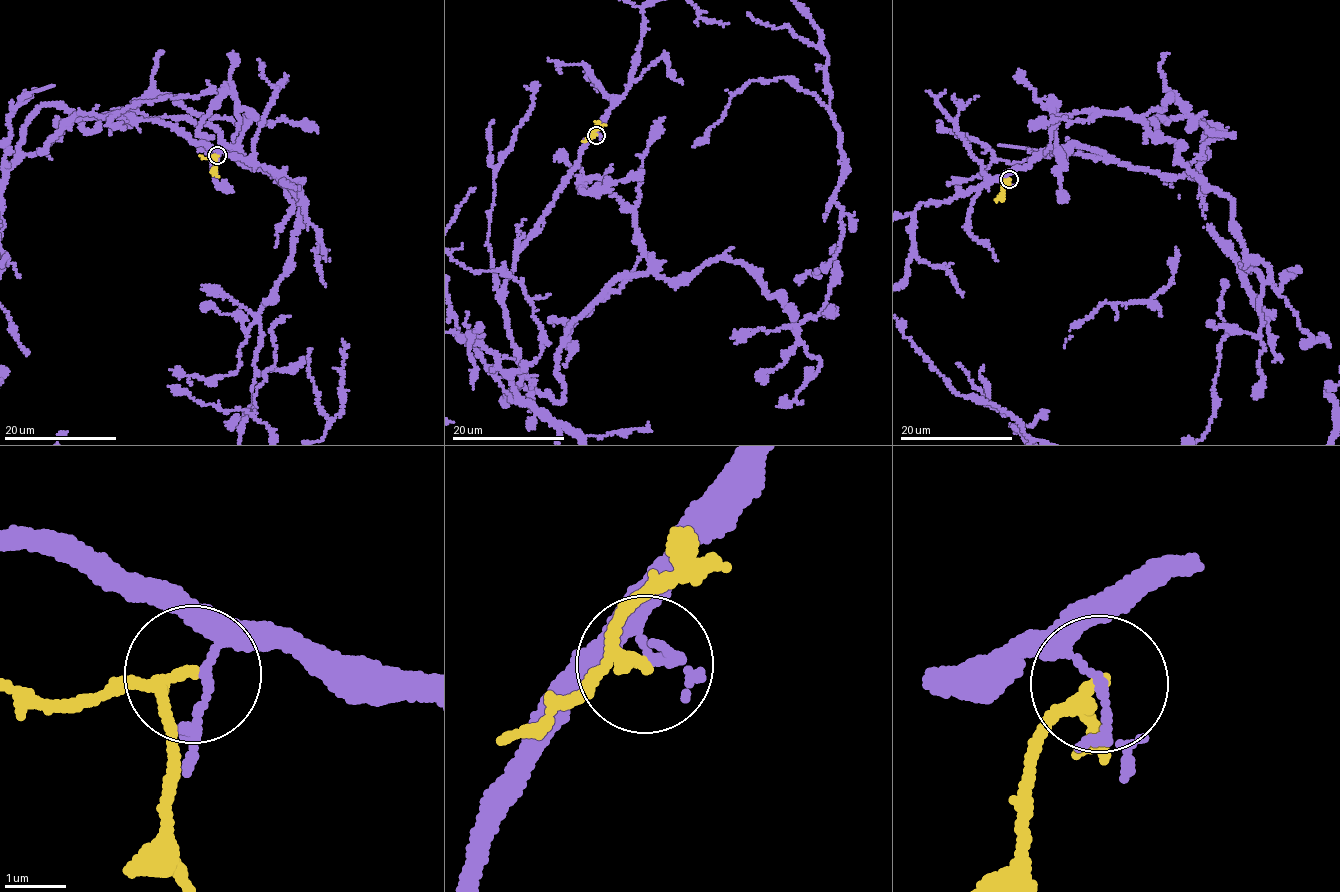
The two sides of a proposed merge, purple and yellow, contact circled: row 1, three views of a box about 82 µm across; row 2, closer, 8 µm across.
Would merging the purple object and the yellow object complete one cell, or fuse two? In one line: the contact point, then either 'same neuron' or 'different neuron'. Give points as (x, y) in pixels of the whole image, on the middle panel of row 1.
(596, 135) | different neuron

